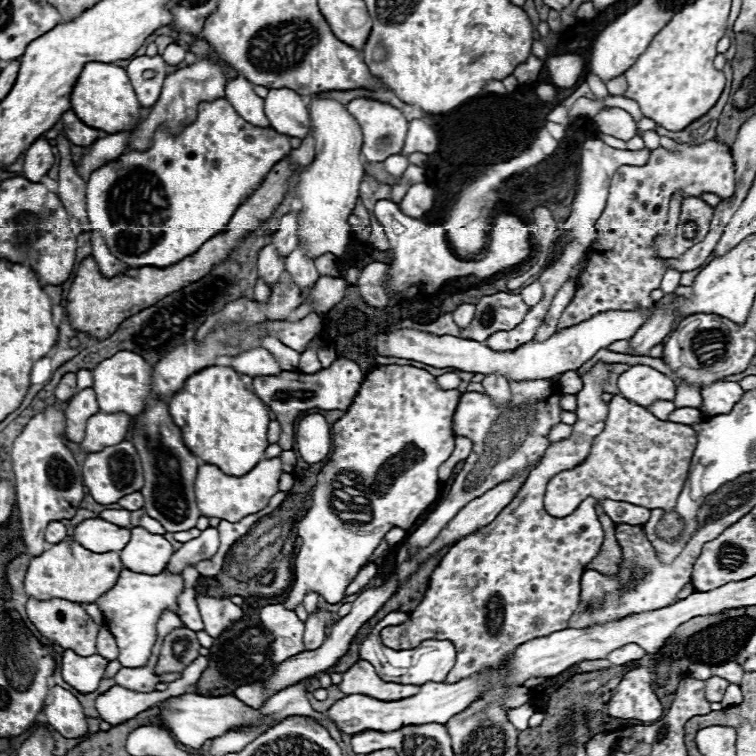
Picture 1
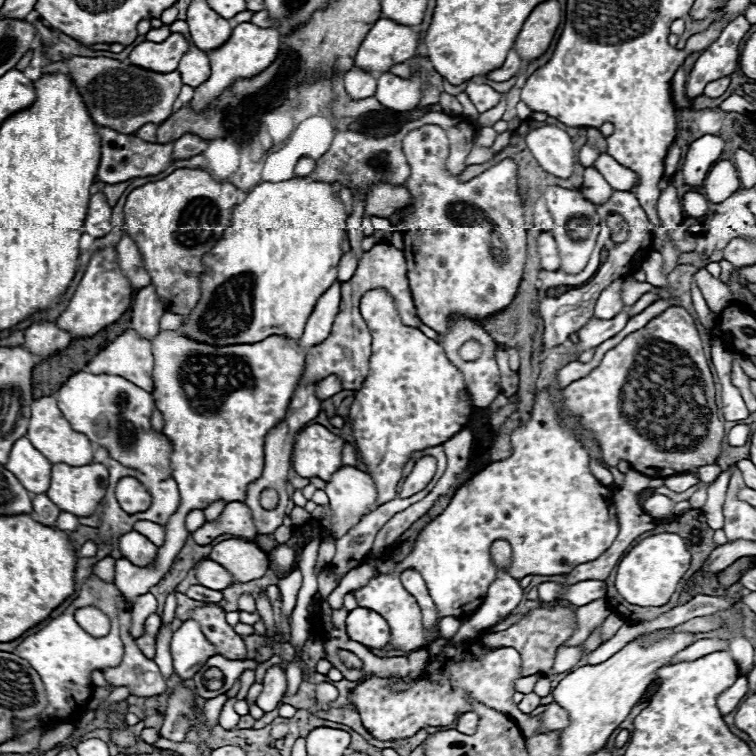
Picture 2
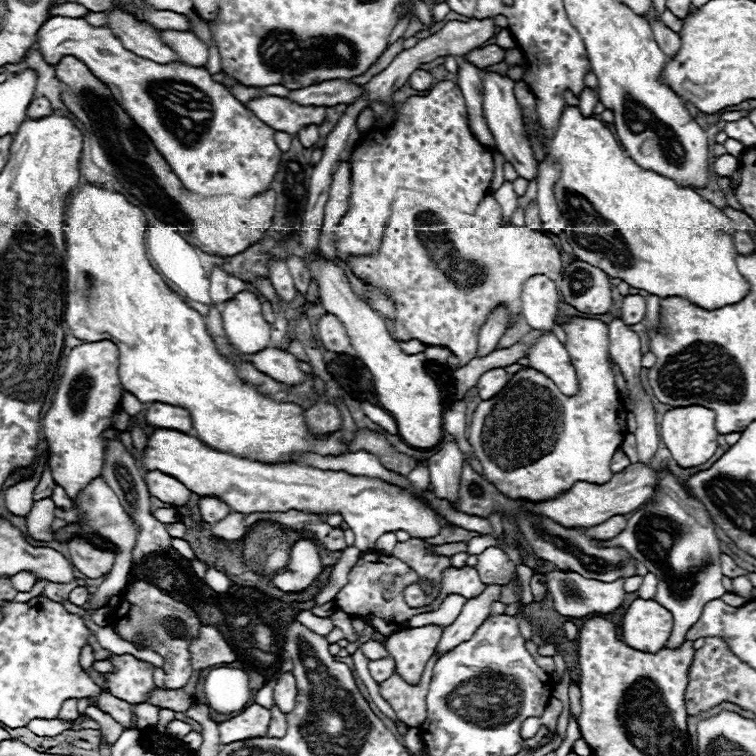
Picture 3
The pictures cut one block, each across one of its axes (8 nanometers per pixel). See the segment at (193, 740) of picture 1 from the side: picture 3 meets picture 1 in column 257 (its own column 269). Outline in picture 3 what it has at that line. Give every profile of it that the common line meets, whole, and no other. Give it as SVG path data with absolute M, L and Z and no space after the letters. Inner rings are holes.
M252 704L238 716L220 724L220 742L230 744L248 738L262 738L266 736L268 724L270 724L270 710L260 704Z

